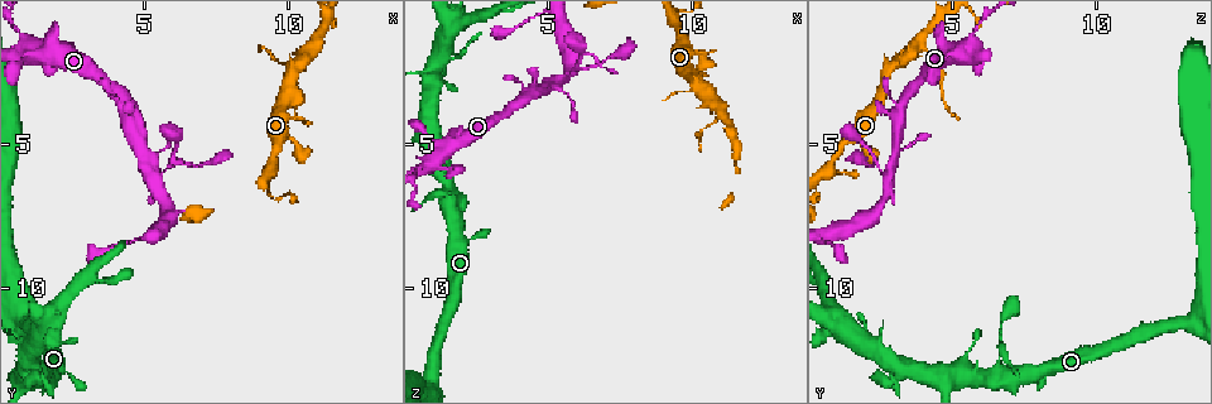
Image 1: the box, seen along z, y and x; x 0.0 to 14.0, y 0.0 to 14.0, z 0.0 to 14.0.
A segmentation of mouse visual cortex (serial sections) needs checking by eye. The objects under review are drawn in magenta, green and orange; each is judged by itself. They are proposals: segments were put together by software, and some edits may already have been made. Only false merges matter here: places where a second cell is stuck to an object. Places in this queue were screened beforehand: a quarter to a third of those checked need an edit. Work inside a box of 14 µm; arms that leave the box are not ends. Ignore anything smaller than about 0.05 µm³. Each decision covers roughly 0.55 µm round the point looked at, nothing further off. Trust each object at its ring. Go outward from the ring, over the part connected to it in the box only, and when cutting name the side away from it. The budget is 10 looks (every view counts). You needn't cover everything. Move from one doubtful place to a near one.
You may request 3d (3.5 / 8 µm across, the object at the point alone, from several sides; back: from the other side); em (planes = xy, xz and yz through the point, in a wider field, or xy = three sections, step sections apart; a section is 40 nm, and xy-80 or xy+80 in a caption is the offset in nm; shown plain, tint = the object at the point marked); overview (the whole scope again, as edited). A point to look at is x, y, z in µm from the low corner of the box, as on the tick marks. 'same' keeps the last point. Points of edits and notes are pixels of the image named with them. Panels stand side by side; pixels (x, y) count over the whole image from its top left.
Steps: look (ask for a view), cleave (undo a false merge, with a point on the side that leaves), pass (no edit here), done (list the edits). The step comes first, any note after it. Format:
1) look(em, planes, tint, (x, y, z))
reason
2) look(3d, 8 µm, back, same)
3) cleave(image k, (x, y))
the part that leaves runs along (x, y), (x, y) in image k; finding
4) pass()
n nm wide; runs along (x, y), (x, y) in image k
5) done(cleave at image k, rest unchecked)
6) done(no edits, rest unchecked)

look(3d, 8 µm, (6.0, 5.3, 2.3))
thin neck

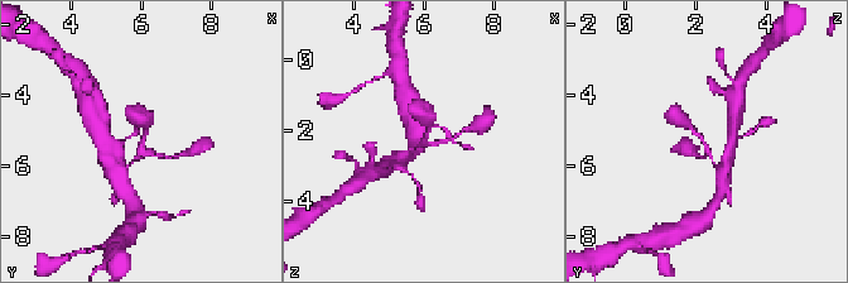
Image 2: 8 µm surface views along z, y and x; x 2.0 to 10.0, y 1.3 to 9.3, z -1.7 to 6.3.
look(3d, 3.5 µm, (6.1, 5.5, 2.3))

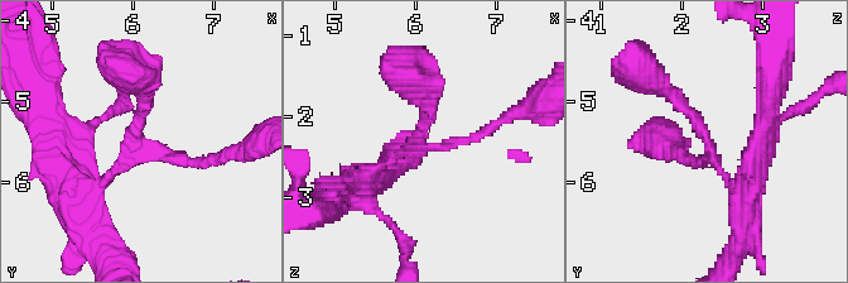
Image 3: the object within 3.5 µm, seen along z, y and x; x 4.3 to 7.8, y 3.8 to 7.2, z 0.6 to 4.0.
look(em, xy, step 1, tint, (6.05, 5.40, 2.30))
3 arms; arms of 100, 150, 200 nm; now the EM

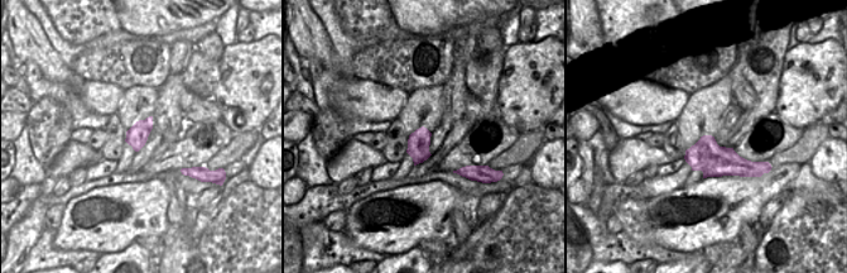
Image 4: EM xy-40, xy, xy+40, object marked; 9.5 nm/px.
pass()
runs along (745, 198), (716, 164), (707, 133), (647, 75) in image 3; continuous, no second cell

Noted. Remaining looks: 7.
look(3d, 3.5 µm, (5.8, 7.5, 2.3))
sharp bend

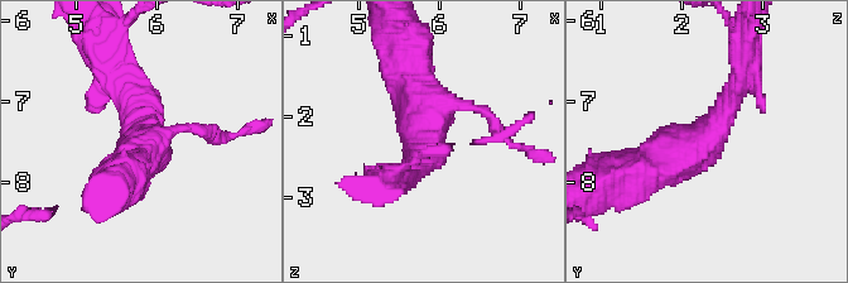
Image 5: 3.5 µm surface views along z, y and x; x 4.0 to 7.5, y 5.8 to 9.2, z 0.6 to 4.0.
look(em, xy, step 2, tint, (5.85, 7.45, 2.35))
shape alone is not enough

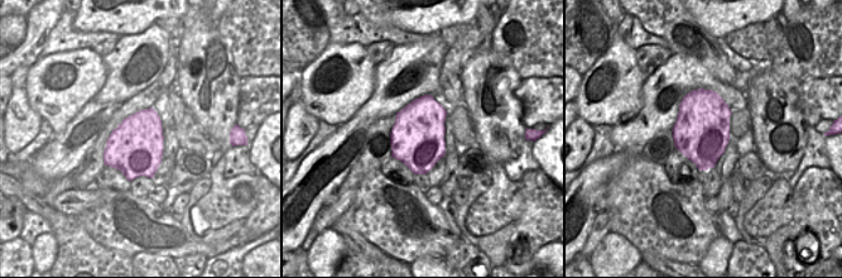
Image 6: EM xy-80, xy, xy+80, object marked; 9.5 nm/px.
pass()
runs along (736, 91), (703, 142), (612, 177) in image 5; continuous, no second cell

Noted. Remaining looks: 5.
look(em, xy, step 2, tint, (1.7, 11.8, 6.8))
thick turns thin

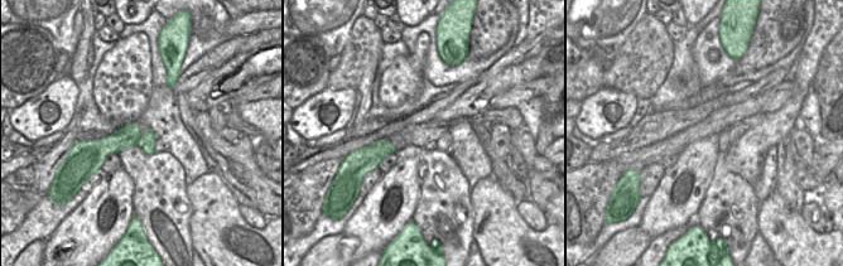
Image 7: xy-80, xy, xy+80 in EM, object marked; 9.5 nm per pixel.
look(3d, 3.5 µm, same)

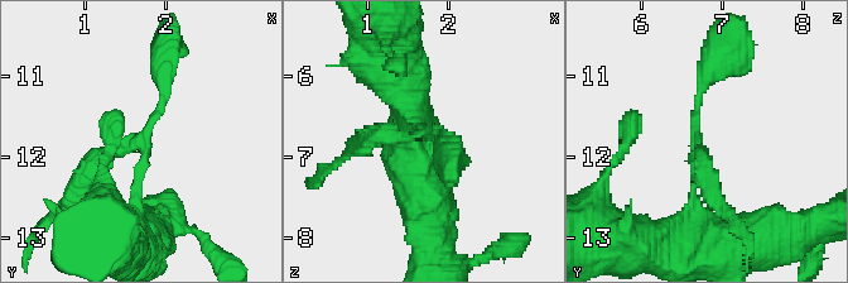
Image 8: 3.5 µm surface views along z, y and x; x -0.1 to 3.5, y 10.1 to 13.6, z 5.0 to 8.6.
pass()
arms of 150, 200, 300 nm; all the same cell

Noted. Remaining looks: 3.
look(3d, 3.5 µm, (10.9, 1.7, 3.8))
side arm on a straight run

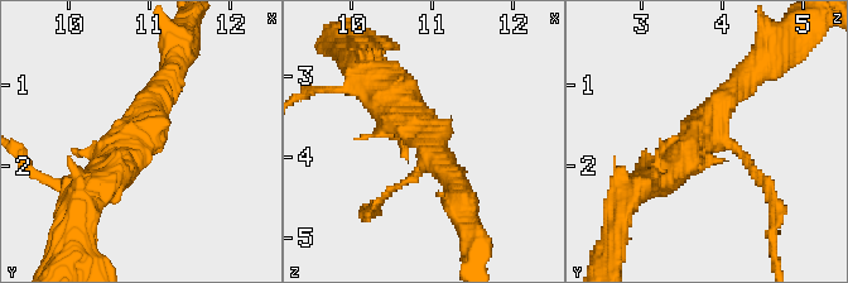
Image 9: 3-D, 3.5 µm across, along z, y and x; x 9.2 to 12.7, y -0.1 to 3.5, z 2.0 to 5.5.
look(em, xy, step 2, tint, (11.00, 1.60, 3.85))
3 arms; arms of 100, 300, 450 nm; now the EM

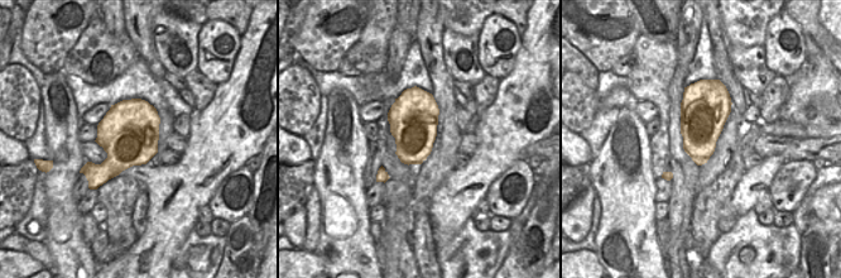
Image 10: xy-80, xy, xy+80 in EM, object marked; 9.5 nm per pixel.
cleave(image 9, (755, 173))
the part that leaves runs along (737, 149), (776, 207), (772, 246) in image 9; two cells meet here

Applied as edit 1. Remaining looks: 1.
done(cleave at image 9, rest unchecked)

